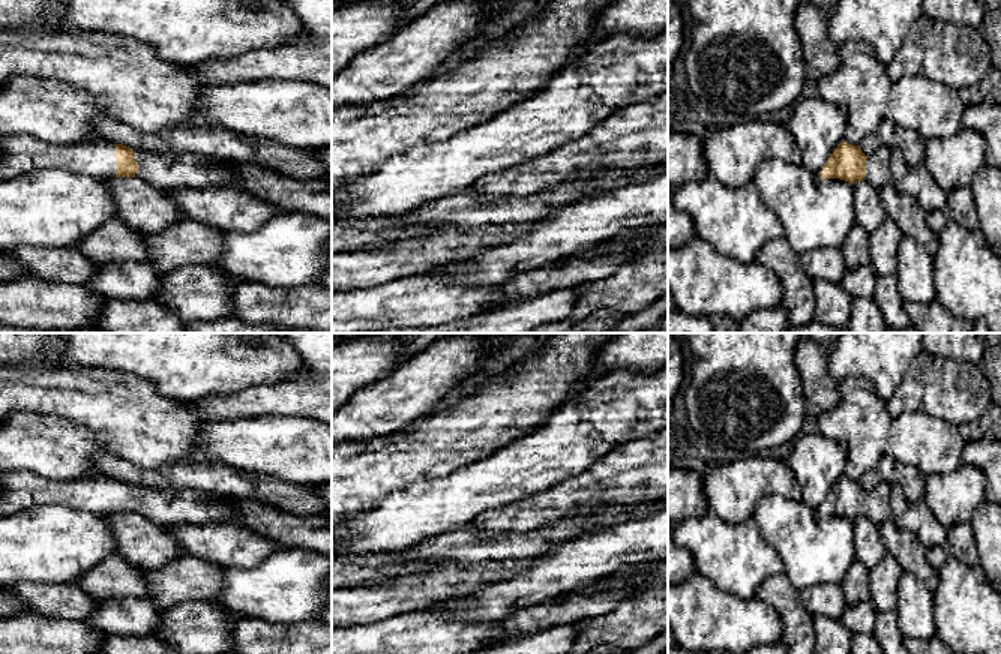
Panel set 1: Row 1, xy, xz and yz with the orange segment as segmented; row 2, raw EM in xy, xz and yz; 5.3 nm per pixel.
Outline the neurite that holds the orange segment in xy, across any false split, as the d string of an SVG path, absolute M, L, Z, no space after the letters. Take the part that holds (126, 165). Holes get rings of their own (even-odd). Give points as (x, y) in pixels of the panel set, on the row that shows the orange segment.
M29 135L0 136L0 178L14 178L38 170L57 170L99 180L140 177L162 189L203 189L233 186L233 165L197 154L132 150L101 138L57 144Z

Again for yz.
M843 141L830 154L818 177L840 178L852 184L866 180L879 189L891 180L890 154L891 148L881 147L866 156L860 146Z

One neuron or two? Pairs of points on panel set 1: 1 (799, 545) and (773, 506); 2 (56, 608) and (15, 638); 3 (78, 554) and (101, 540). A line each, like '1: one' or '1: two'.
1: one
2: two
3: one

